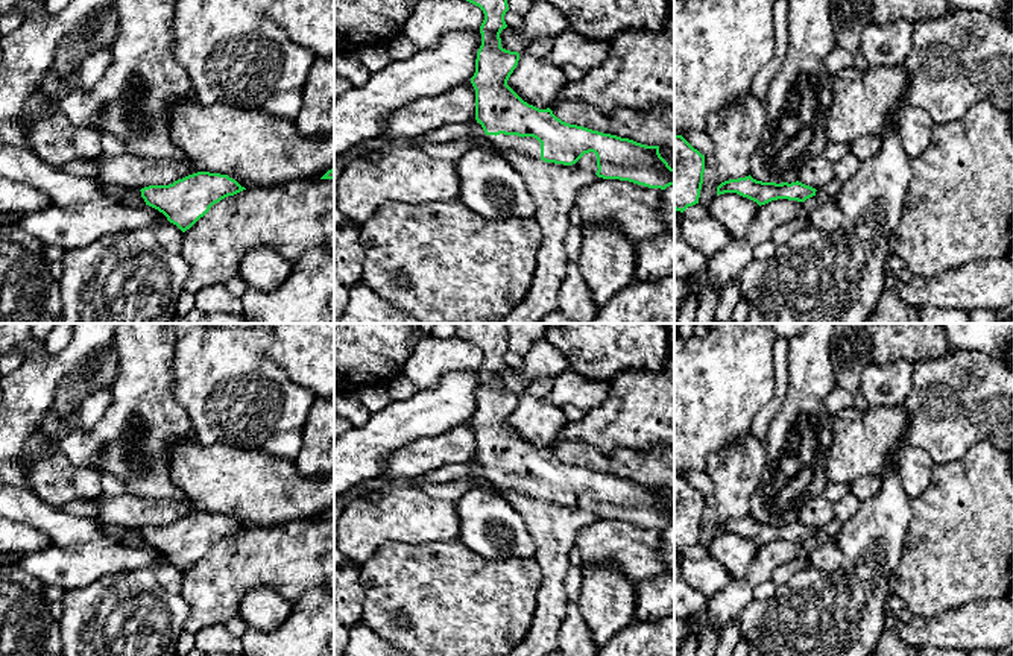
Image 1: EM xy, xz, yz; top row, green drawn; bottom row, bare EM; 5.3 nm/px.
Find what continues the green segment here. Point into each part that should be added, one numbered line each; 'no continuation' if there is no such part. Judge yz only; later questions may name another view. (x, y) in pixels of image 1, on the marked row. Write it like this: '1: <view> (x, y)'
no continuation

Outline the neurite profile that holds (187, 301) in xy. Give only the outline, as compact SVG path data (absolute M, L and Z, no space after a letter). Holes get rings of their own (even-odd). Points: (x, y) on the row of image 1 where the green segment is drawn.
M184 290L179 295L179 301L176 304L176 316L185 317L190 311L196 308L196 295Z

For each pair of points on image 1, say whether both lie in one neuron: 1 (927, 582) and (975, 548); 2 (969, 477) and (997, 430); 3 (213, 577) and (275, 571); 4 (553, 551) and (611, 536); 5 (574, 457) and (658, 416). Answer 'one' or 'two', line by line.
1: one
2: two
3: one
4: two
5: two

